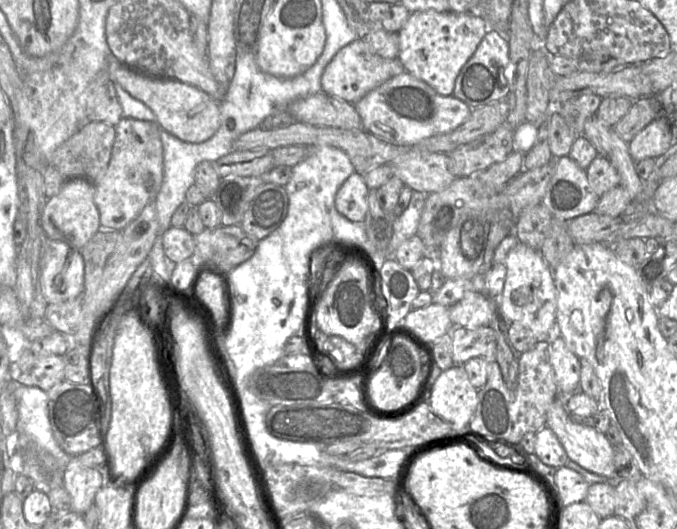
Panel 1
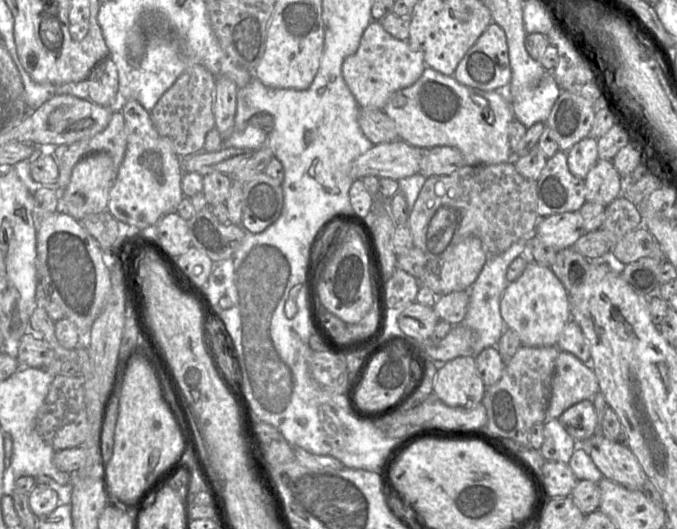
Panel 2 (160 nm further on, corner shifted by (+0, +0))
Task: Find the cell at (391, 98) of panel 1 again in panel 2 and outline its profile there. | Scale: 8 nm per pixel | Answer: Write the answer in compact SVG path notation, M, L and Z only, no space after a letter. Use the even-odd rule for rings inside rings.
M425 67L420 78L411 86L394 92L383 111L394 121L399 140L421 150L437 146L451 146L458 149L465 165L488 165L512 160L508 138L508 126L515 118L508 100L508 88L483 91L460 84L453 76L444 75L430 67Z

